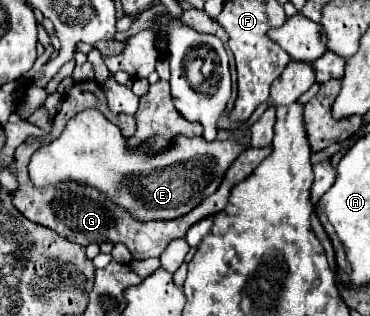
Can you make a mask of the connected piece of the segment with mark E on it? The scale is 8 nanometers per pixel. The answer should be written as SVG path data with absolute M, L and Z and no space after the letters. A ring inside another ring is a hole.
M92 108L75 115L56 140L40 147L32 155L28 171L38 189L60 183L80 183L100 191L138 221L178 219L188 215L220 187L230 165L246 149L248 147L236 139L206 141L204 137L190 139L180 135L174 137L166 149L158 149L156 153L146 143L134 149L128 147L128 139L122 135L118 125ZM130 175L134 175L134 197L126 187L126 179Z

